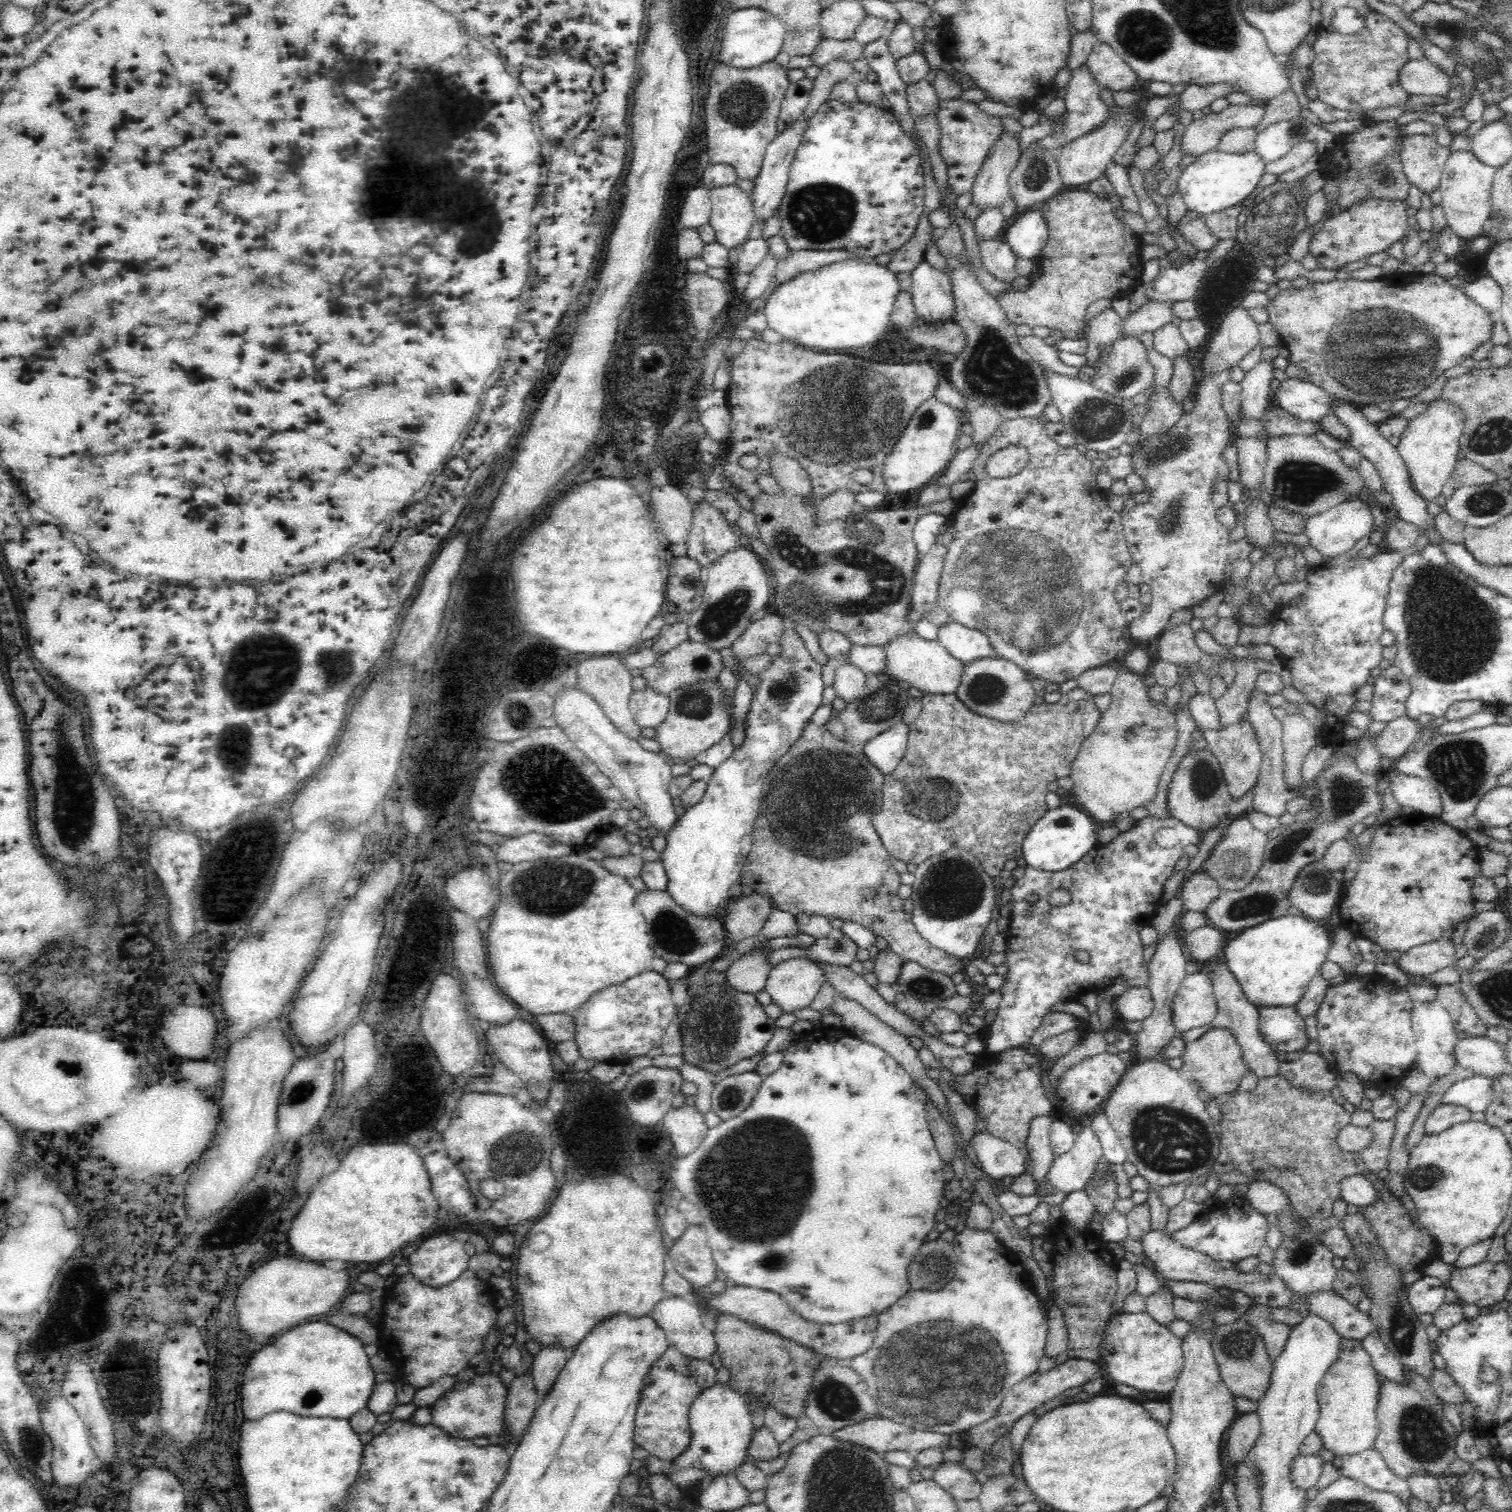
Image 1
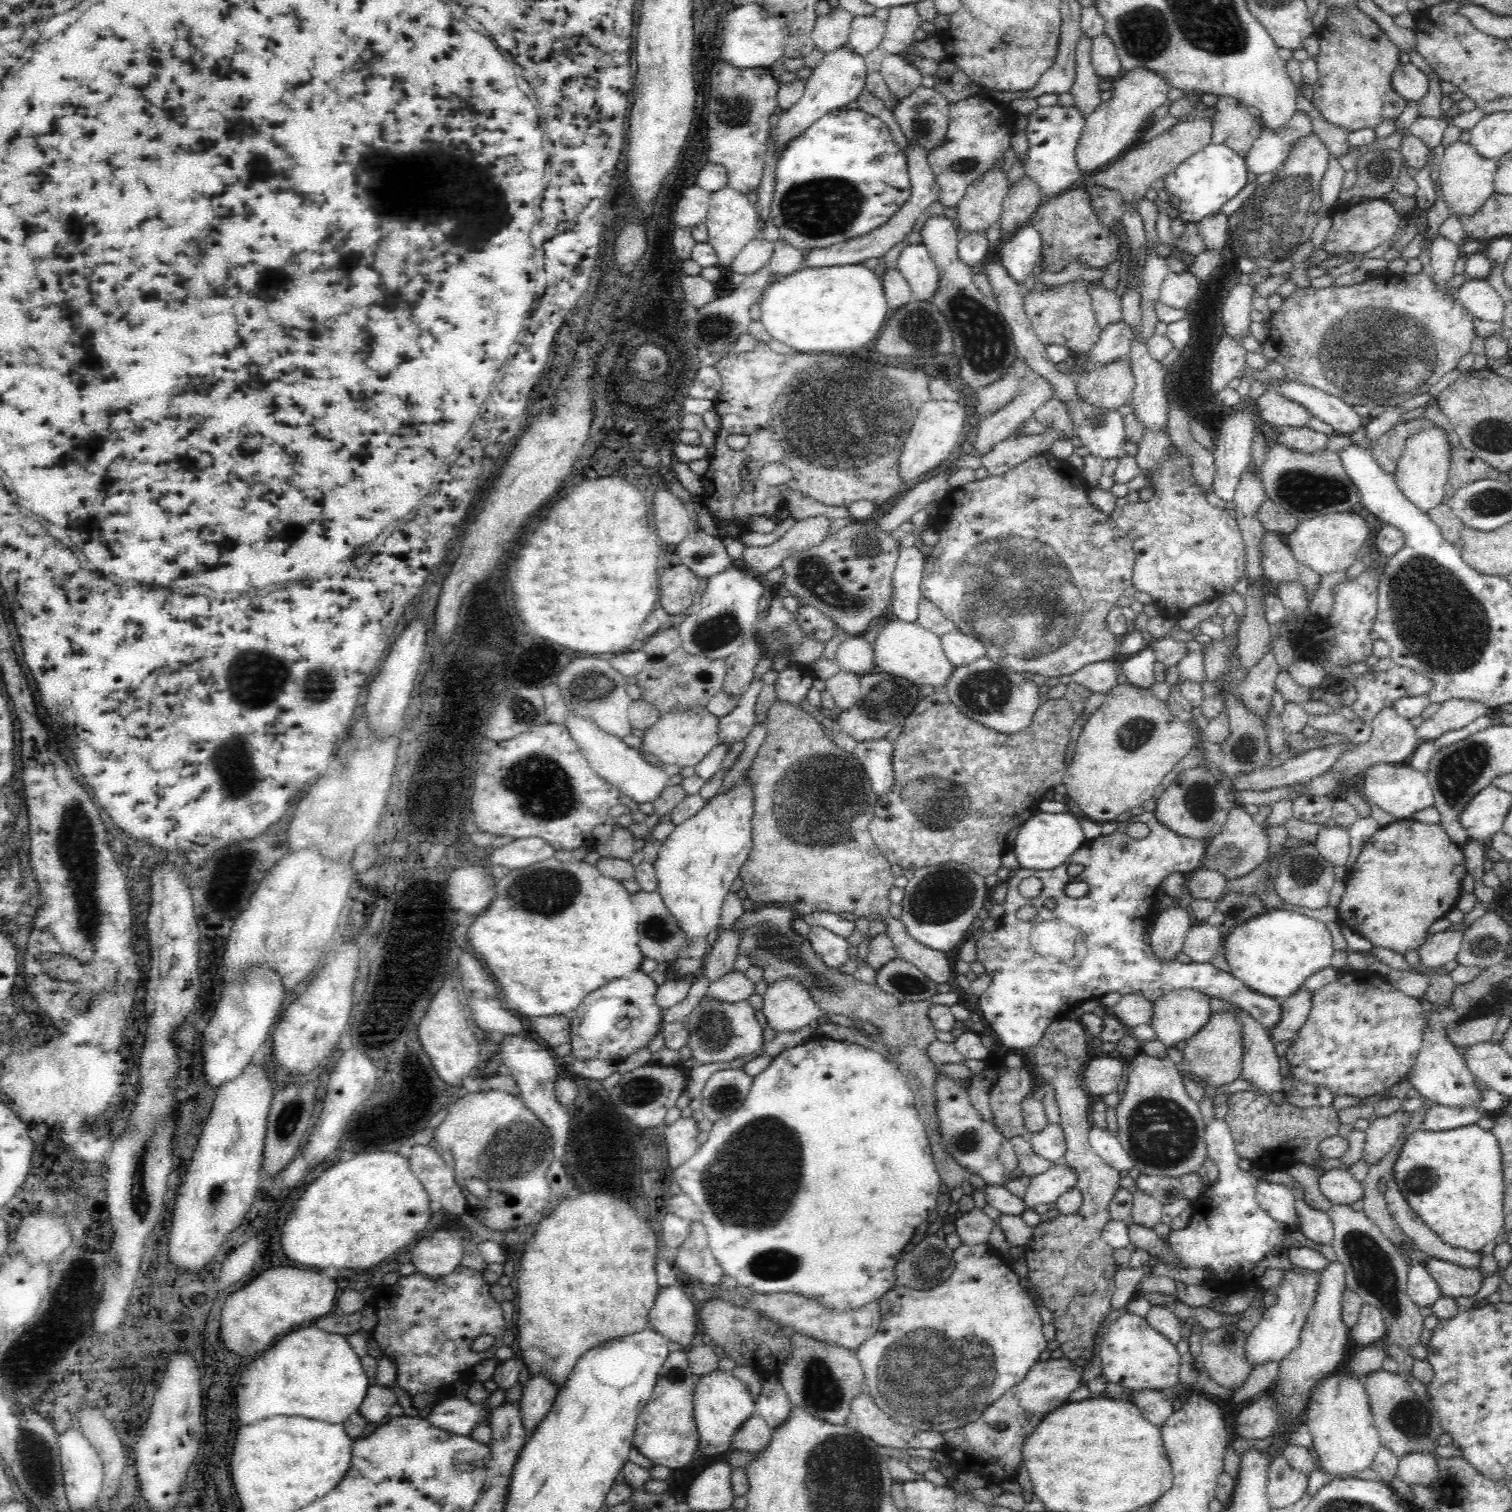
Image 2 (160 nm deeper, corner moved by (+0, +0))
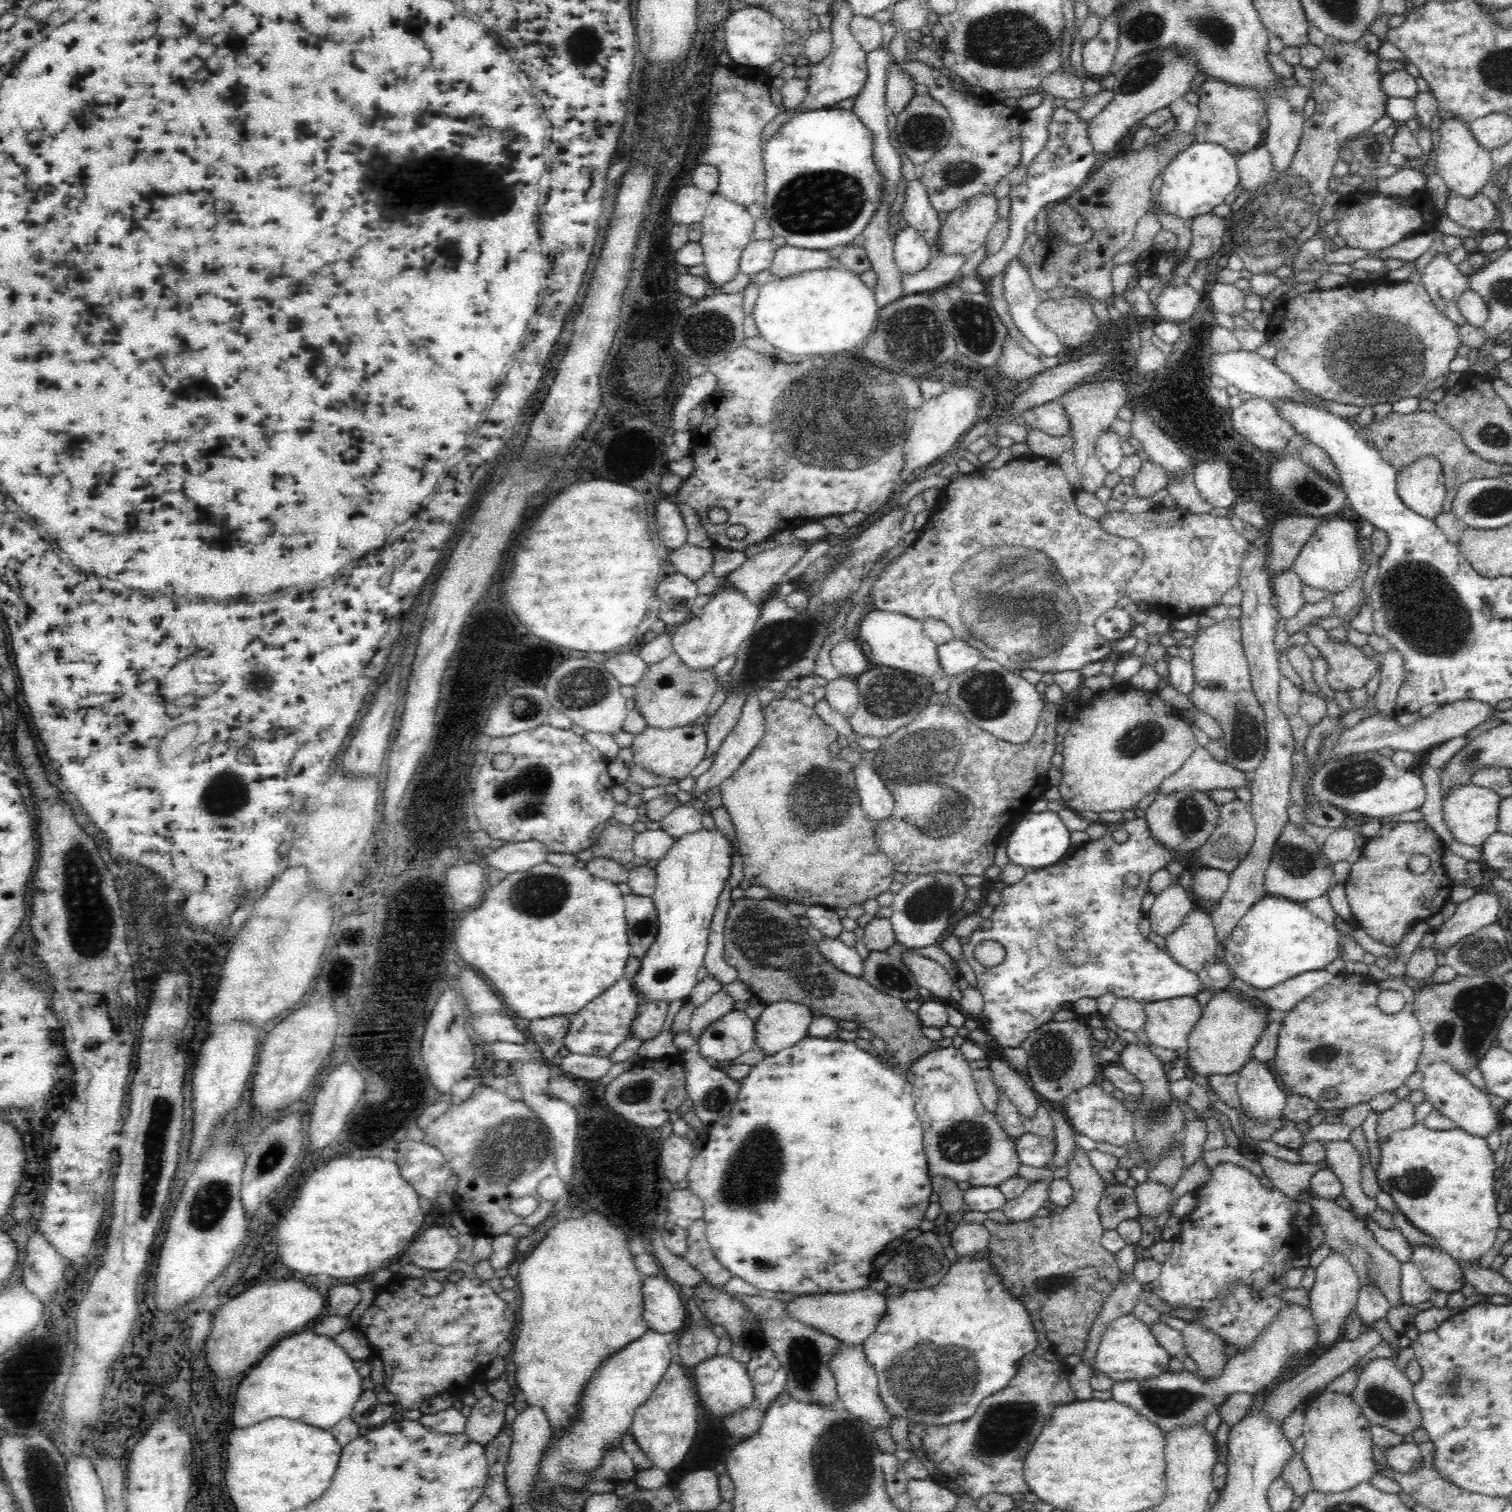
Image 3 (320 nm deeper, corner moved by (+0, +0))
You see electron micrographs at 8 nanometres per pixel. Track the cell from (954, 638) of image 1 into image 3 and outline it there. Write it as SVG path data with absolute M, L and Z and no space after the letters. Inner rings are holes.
M954 638L937 647L937 657L939 668L946 679L951 679L954 675L974 668L982 656L977 648Z

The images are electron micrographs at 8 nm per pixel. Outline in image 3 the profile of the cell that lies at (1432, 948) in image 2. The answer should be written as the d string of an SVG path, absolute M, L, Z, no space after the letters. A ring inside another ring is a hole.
M1476 890L1474 896L1457 903L1450 919L1434 930L1436 942L1432 948L1447 951L1466 936L1495 923L1502 897L1498 892Z

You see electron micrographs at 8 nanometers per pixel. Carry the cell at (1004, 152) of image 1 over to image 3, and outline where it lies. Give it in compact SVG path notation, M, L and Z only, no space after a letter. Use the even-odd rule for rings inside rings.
M988 193L975 196L974 199L949 212L946 221L938 230L935 252L942 255L962 255L964 260L972 257L973 253L984 245L990 229L995 225L998 219L996 210L998 210L998 201L992 193Z

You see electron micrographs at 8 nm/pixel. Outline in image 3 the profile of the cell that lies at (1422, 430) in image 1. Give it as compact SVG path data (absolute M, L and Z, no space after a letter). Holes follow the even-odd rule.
M1424 456L1396 474L1397 494L1403 504L1418 516L1435 521L1447 496L1440 462L1434 456Z

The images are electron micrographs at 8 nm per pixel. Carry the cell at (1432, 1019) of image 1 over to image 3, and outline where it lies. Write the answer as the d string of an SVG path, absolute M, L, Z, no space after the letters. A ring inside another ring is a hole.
M1436 1062L1424 1070L1421 1090L1425 1093L1425 1100L1448 1117L1454 1126L1464 1129L1466 1133L1484 1139L1495 1129L1501 1129L1505 1124L1502 1115L1493 1107L1488 1096L1474 1087L1465 1076L1457 1074L1446 1062Z

